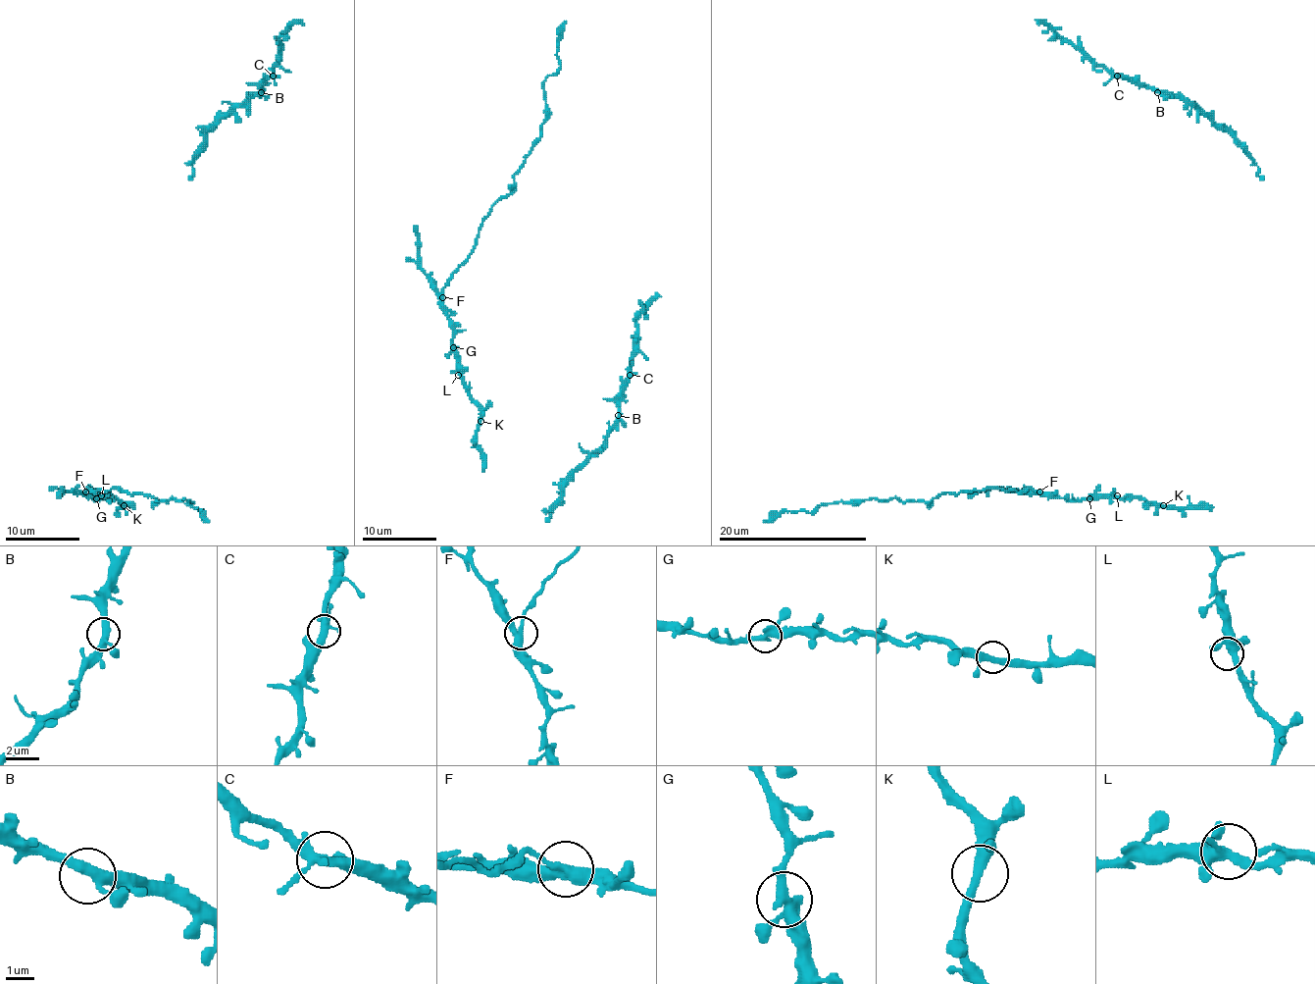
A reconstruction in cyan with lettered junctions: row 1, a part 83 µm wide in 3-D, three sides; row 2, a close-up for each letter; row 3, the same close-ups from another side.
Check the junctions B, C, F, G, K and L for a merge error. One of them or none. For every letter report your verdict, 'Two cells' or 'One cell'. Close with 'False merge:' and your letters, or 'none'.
B: One cell
C: One cell
F: Two cells
G: One cell
K: One cell
L: One cell
False merge: F

